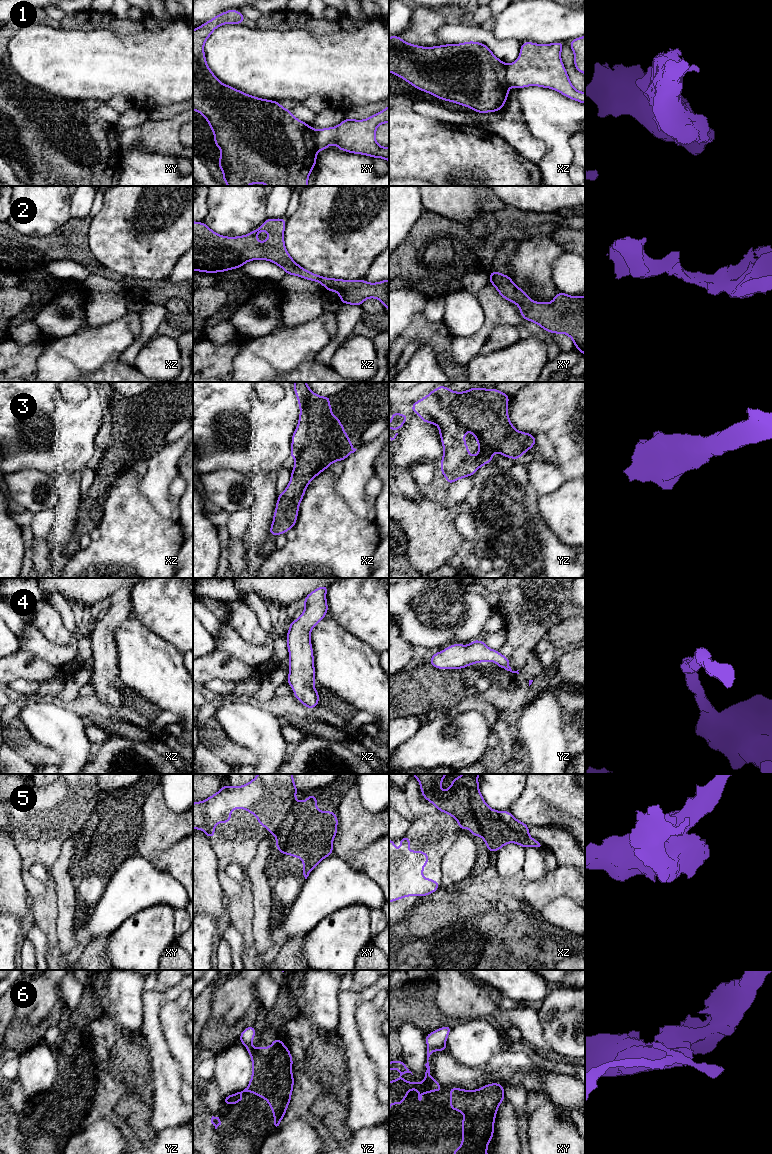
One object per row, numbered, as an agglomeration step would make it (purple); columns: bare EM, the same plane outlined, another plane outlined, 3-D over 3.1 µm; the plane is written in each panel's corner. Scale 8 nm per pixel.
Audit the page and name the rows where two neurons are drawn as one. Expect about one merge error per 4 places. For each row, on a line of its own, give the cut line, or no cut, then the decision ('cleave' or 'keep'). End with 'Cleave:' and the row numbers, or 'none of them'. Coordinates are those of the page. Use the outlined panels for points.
1: xy (311, 129), (312, 141), (317, 152) | cleave
2: no cut | keep
3: no cut | keep
4: no cut | keep
5: no cut | keep
6: xy (444, 1043), (436, 1047), (428, 1047) | cleave
Cleave: 1, 6

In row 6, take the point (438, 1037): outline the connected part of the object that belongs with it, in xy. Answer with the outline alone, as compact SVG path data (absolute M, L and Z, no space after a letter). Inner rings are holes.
M443 1026L426 1035L425 1041L428 1047L437 1048L445 1044L447 1037L452 1029L452 1026Z

